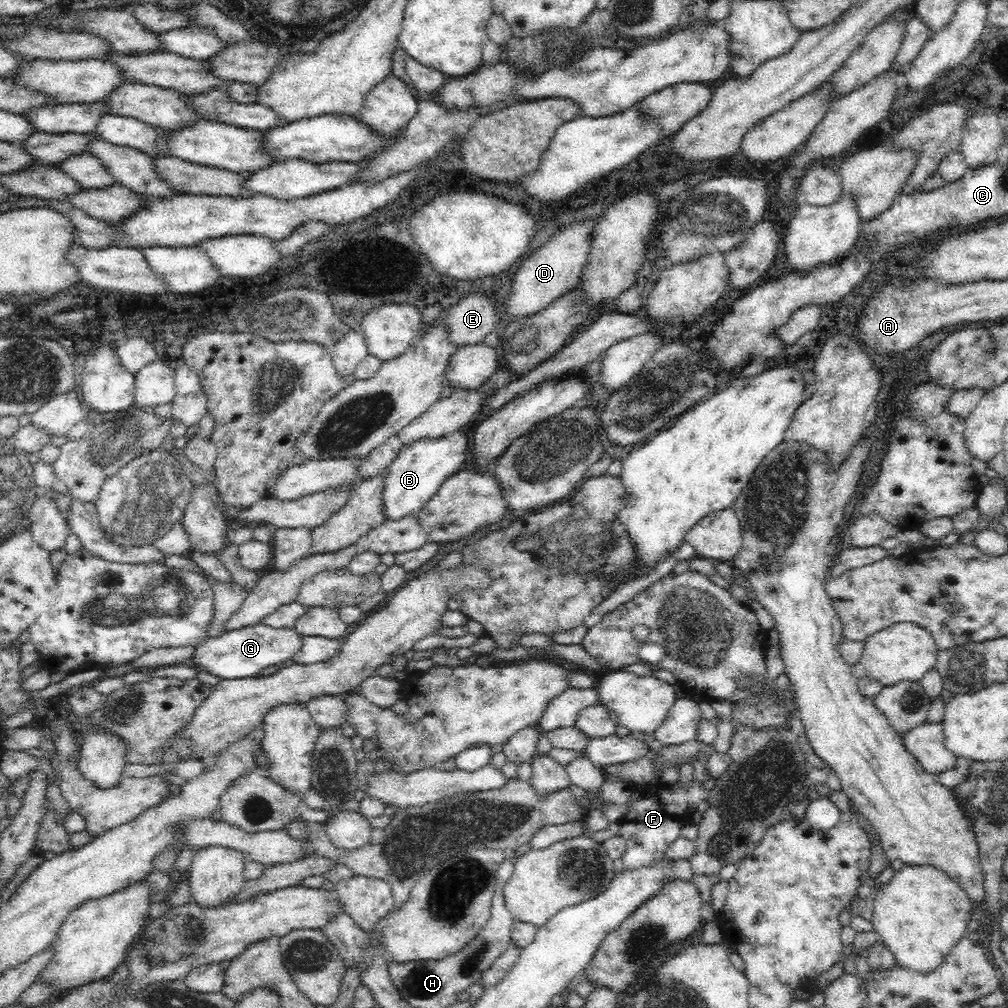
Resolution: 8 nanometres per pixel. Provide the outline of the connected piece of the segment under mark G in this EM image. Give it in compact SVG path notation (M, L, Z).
M264 623L252 624L238 630L225 630L220 636L207 635L204 642L193 646L196 650L184 664L197 672L206 671L218 680L258 677L258 673L264 668L293 659L301 650L301 638L302 636L292 628L274 628Z

